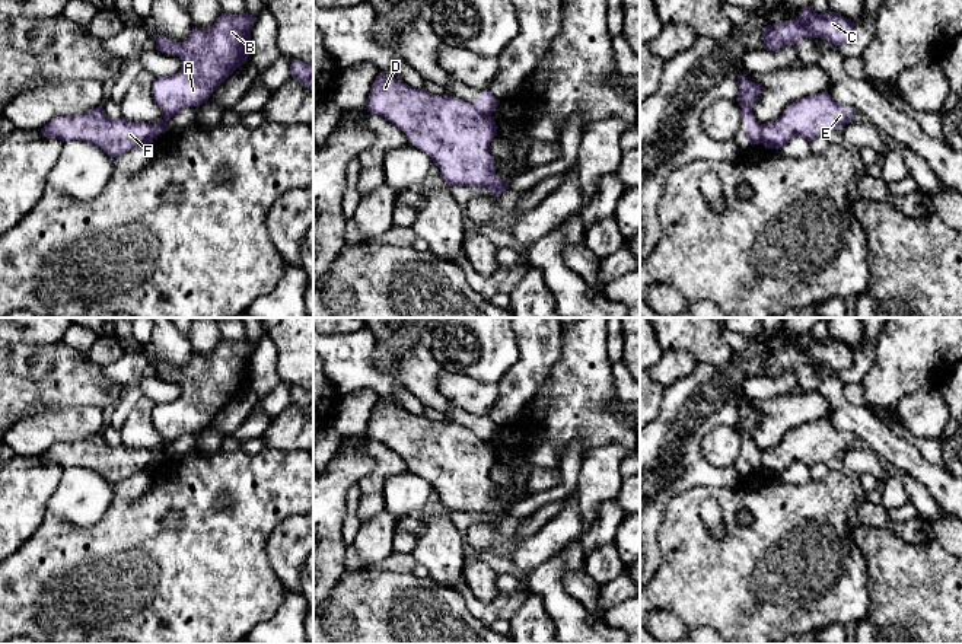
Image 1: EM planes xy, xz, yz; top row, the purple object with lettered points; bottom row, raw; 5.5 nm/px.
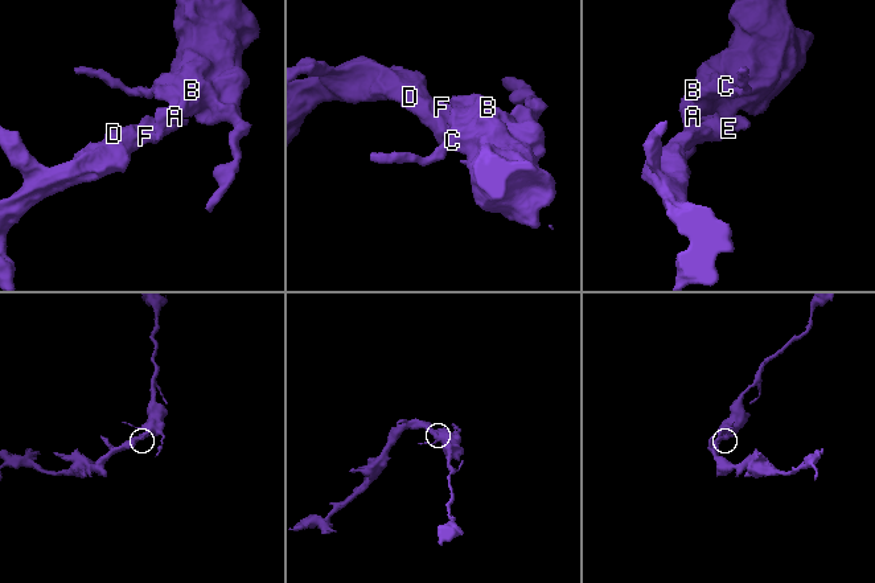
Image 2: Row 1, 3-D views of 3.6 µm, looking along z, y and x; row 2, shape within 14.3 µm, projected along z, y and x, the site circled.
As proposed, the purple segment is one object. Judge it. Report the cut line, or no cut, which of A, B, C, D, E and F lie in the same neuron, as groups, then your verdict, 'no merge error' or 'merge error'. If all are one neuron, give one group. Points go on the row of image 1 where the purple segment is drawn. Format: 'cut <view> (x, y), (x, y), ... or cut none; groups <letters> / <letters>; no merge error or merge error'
cut xy (152, 124), (152, 139), (147, 143); groups A B C / D E F; merge error

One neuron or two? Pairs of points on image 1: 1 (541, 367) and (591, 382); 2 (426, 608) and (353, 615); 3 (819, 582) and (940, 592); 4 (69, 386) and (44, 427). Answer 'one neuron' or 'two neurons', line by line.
1: two neurons
2: one neuron
3: two neurons
4: two neurons

